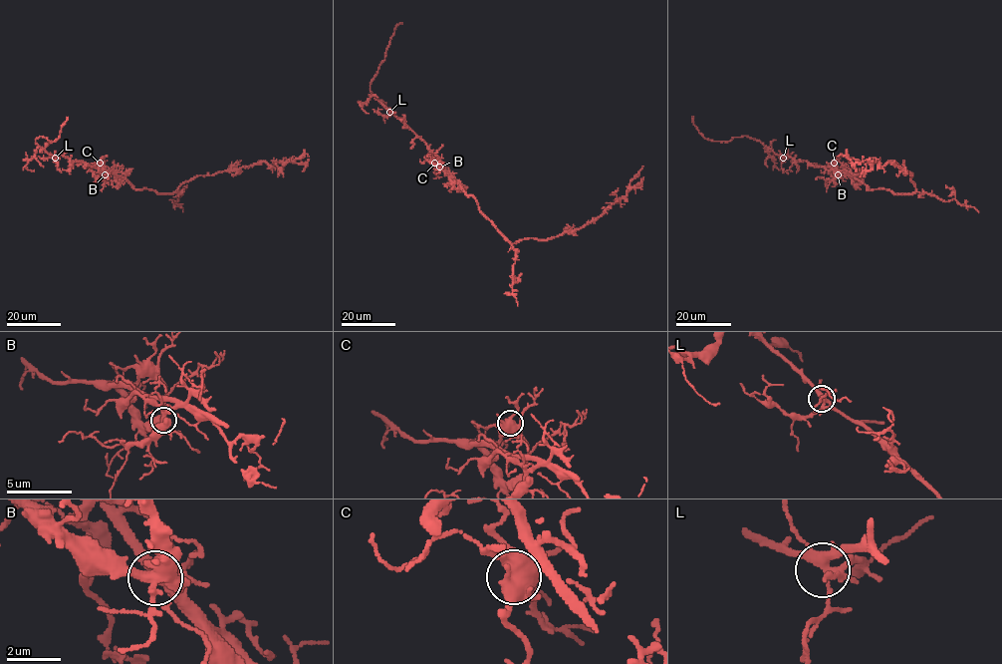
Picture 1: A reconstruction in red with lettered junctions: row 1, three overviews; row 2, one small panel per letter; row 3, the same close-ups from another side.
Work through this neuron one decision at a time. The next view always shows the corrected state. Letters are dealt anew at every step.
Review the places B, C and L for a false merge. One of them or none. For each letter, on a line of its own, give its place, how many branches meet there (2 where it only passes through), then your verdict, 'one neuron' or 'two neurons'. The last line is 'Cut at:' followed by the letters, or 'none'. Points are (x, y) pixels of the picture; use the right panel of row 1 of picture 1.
B: (838, 174) | 9 | one neuron
C: (834, 163) | 6 | one neuron
L: (783, 158) | 7 | one neuron
Cut at: none

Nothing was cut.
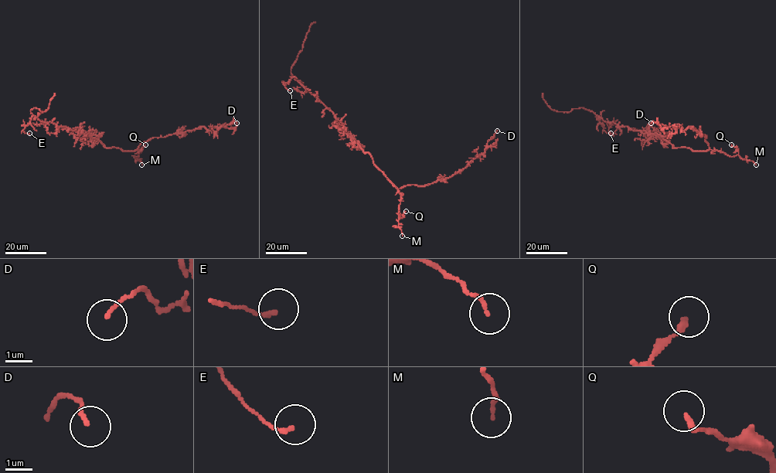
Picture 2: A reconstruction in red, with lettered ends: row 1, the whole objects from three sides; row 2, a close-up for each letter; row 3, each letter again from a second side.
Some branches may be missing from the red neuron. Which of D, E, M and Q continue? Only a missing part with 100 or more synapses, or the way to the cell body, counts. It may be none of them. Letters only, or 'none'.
none

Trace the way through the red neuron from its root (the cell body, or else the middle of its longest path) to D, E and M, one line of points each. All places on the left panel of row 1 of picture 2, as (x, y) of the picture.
D: (103, 145), (134, 151), (154, 137), (164, 137), (202, 127), (211, 130), (226, 127), (235, 121), (236, 123)
E: (103, 145), (79, 131), (56, 126), (52, 122), (41, 121), (34, 116), (23, 130), (25, 133), (29, 133)
M: (103, 145), (124, 151), (138, 150), (140, 151), (137, 158), (141, 165)

